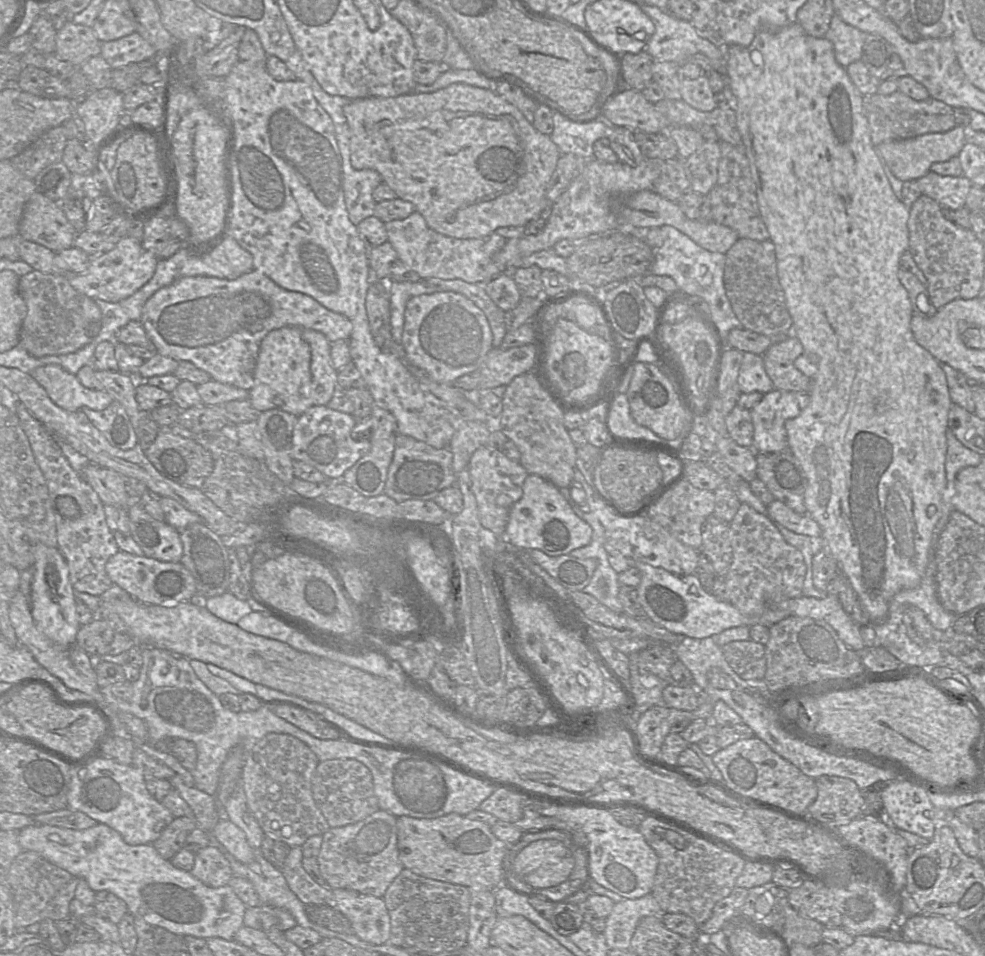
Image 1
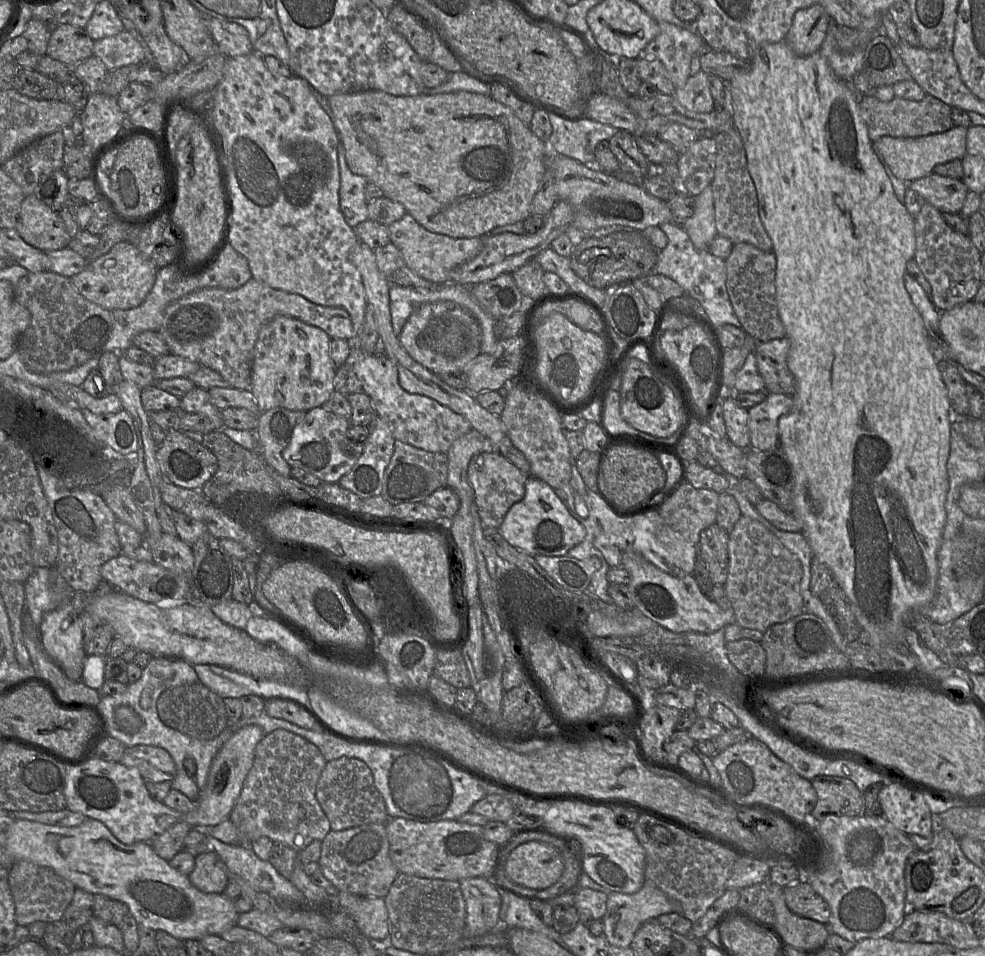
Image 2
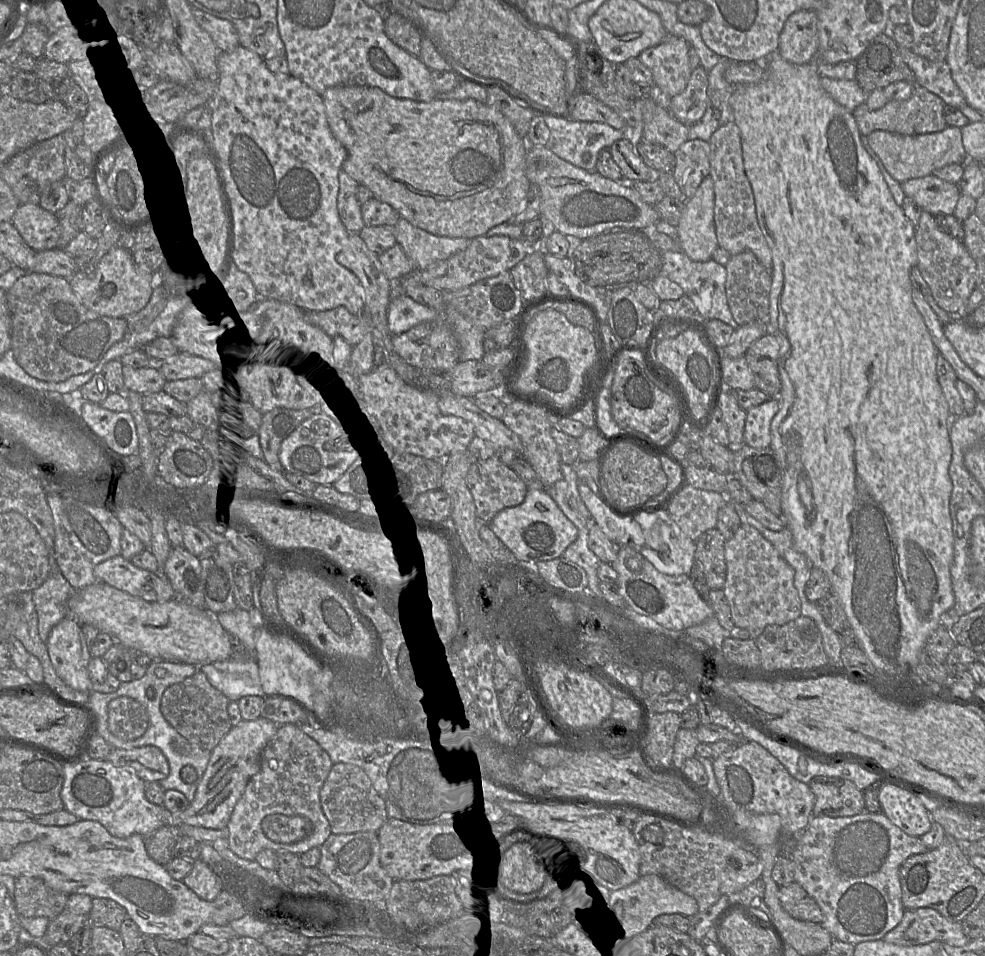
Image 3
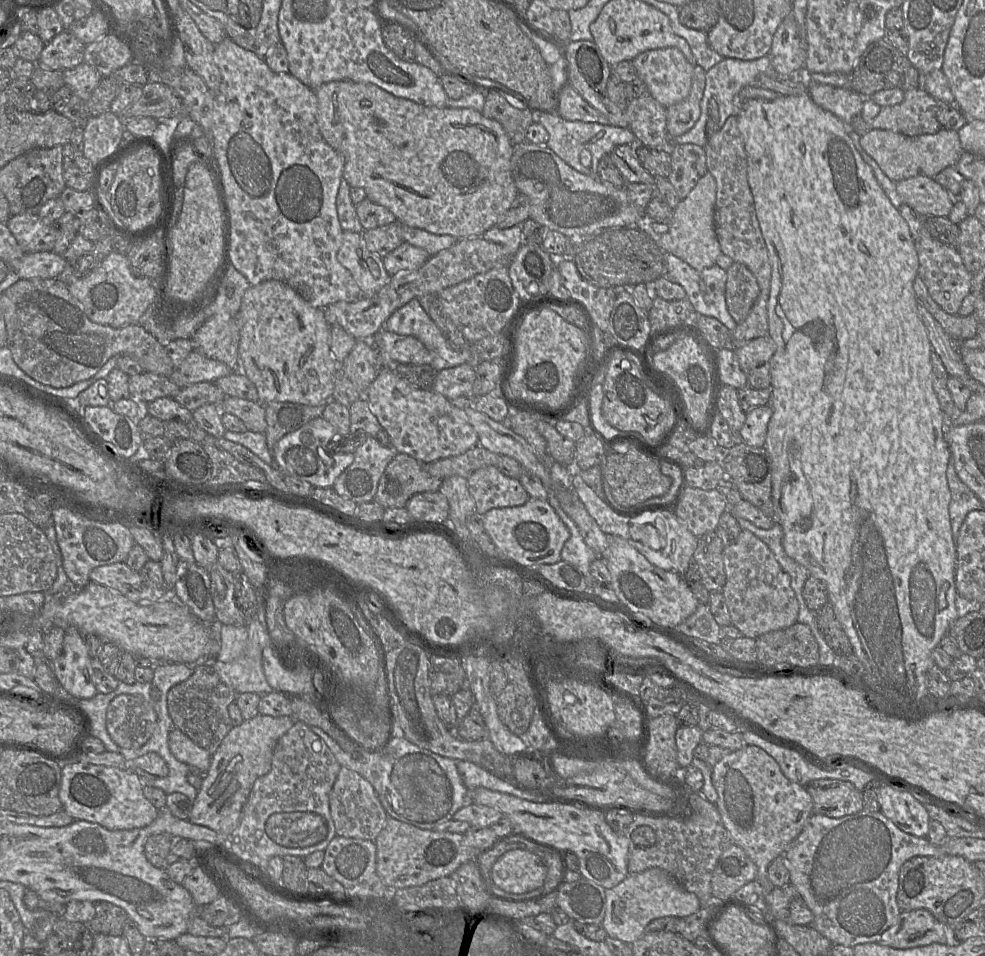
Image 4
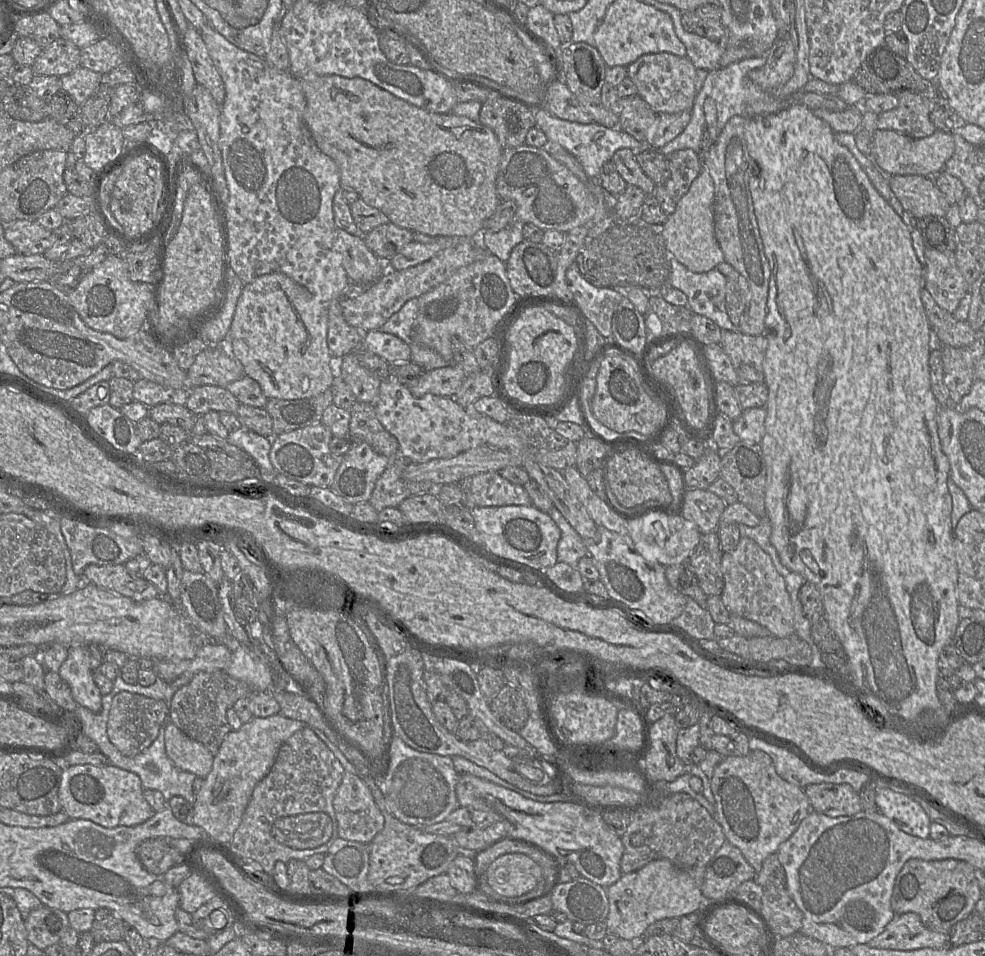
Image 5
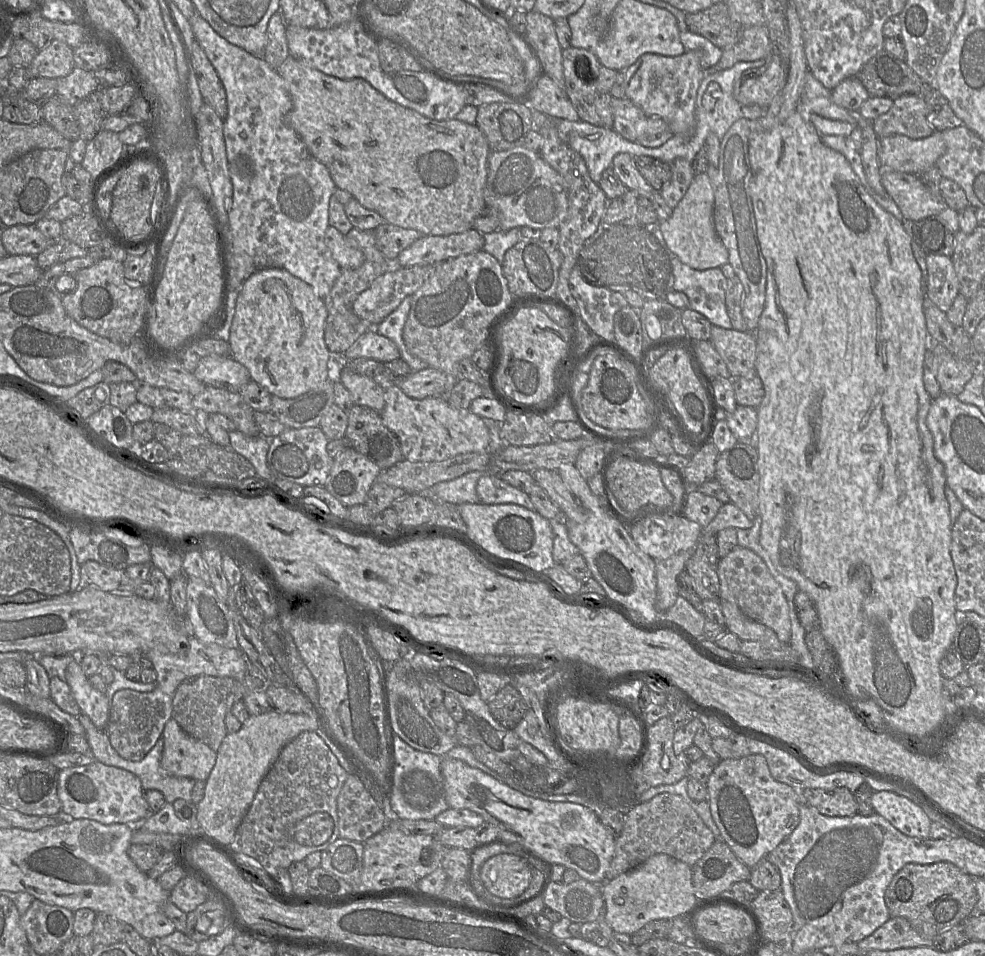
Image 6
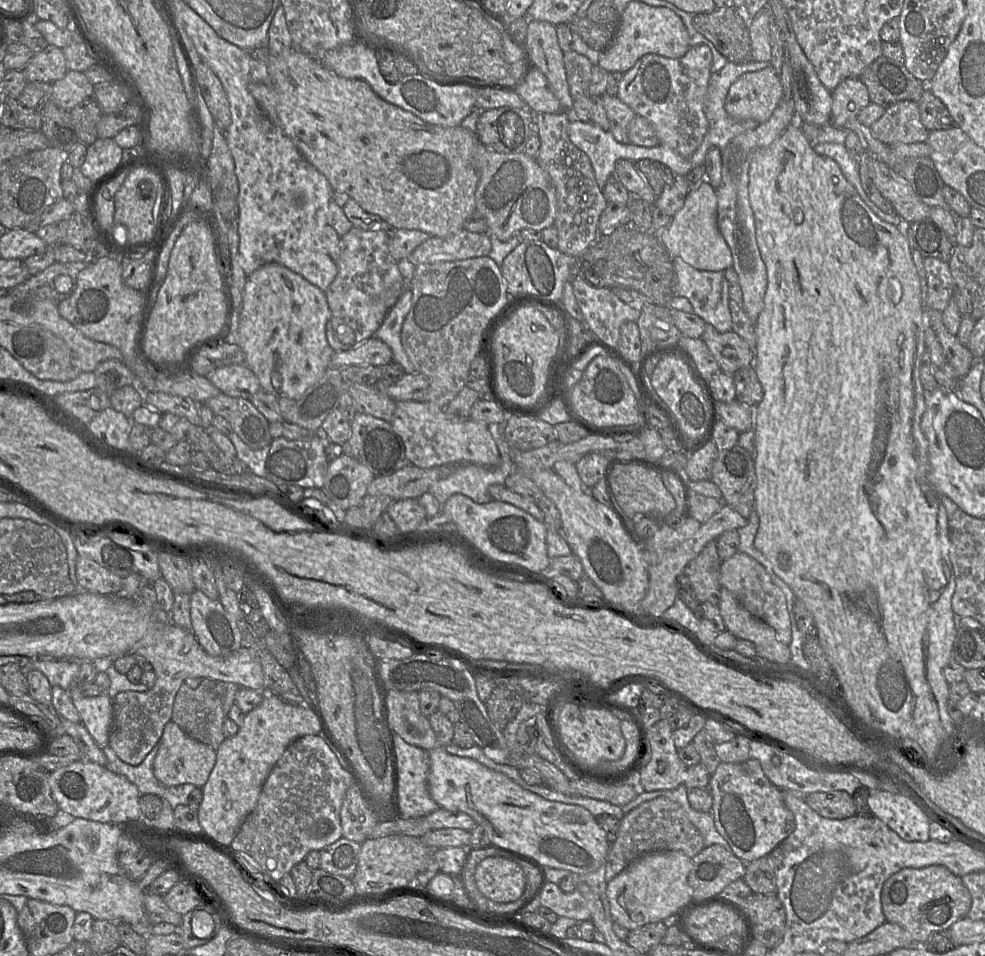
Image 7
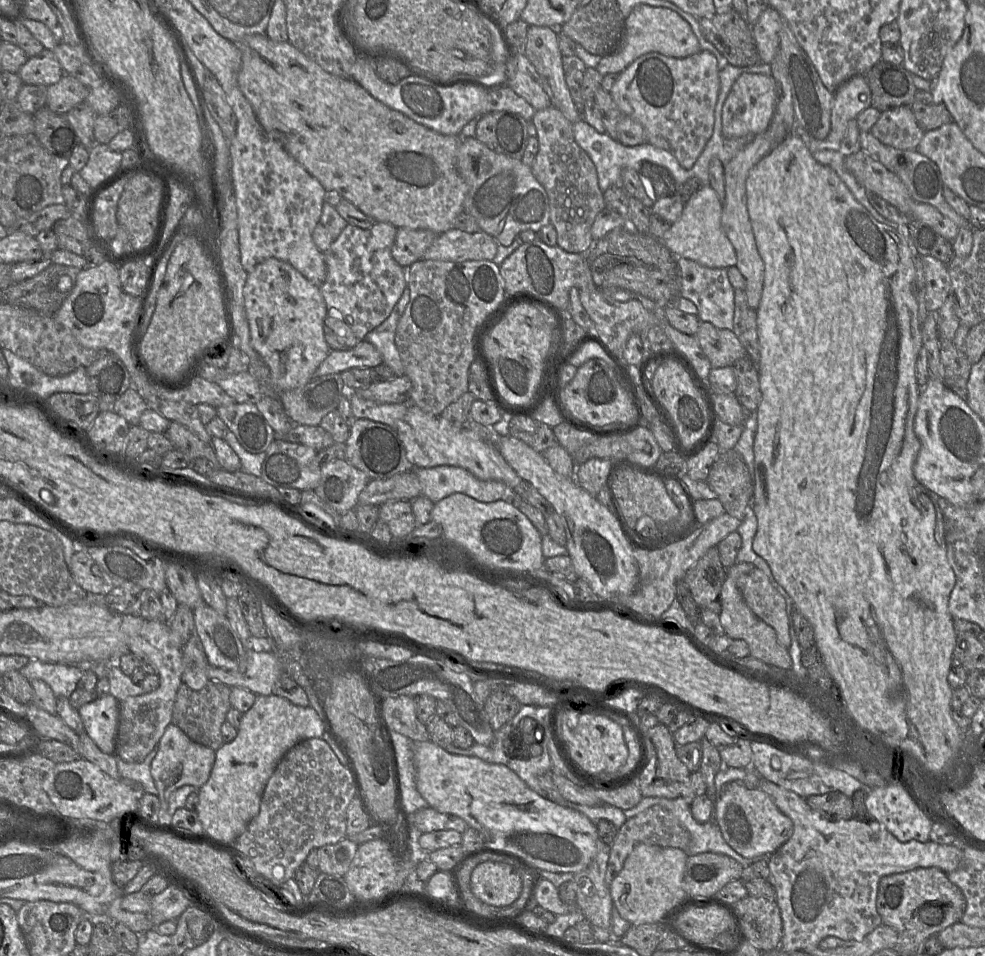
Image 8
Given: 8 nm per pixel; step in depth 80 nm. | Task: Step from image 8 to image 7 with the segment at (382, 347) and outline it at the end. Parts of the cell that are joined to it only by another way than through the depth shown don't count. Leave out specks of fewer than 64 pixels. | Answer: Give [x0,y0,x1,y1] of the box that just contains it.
[373,287,419,374]

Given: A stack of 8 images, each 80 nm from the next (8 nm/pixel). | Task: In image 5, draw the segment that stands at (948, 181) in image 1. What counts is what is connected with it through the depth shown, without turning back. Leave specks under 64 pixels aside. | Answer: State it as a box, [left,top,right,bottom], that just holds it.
[888,175,950,219]

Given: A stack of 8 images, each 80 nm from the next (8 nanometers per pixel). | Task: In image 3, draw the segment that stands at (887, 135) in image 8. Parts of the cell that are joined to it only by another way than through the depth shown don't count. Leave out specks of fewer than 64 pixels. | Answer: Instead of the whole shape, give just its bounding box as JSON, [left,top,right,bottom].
[852,84,947,136]

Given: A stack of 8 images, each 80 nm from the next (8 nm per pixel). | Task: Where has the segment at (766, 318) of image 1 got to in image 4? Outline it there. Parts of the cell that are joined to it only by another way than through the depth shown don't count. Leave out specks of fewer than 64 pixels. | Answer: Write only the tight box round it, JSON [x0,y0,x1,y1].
[726,262,760,325]

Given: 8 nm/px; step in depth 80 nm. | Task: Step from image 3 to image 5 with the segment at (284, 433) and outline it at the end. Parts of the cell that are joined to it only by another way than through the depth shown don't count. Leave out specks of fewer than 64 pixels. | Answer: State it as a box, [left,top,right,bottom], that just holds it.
[265,389,333,435]

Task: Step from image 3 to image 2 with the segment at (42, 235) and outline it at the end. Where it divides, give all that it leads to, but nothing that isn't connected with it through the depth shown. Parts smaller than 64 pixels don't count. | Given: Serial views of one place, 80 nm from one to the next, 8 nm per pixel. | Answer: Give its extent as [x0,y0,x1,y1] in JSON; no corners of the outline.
[15,194,72,252]

